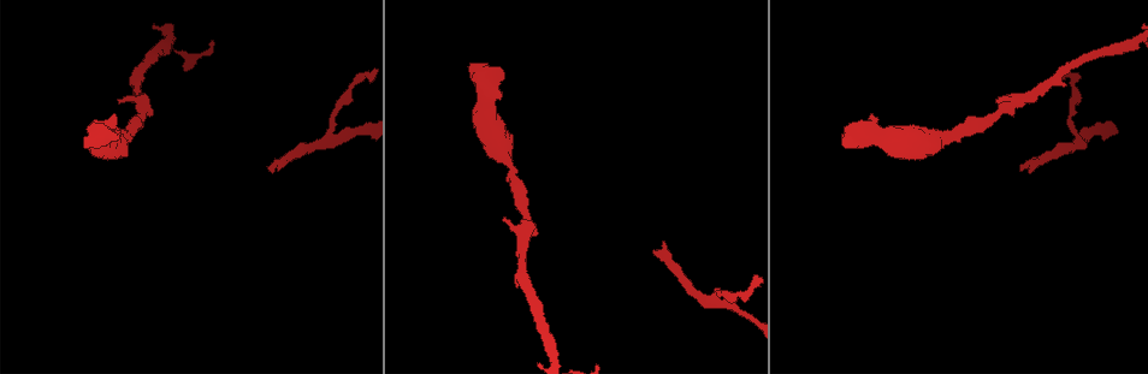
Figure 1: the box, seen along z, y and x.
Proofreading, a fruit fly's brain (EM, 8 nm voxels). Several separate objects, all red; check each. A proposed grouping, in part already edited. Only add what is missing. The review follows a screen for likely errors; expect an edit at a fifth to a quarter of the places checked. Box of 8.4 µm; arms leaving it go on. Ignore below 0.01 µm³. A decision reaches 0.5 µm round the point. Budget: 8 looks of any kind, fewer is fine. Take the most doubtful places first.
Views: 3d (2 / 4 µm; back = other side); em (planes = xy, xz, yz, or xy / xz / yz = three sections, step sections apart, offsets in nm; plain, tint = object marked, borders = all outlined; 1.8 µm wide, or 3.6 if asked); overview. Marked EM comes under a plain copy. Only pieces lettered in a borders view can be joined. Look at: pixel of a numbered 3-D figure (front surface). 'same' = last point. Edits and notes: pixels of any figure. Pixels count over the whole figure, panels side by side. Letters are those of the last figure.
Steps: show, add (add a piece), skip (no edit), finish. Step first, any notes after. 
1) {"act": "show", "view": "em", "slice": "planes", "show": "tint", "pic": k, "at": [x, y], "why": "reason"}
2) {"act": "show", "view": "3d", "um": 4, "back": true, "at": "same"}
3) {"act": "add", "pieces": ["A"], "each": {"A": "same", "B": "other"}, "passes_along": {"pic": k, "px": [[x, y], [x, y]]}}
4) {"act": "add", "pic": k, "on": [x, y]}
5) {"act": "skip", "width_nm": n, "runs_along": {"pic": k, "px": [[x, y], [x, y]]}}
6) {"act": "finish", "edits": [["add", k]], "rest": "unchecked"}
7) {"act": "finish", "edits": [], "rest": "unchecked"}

{"act": "show", "view": "3d", "um": 2, "pic": 1, "at": [275, 168], "why": "an open end"}

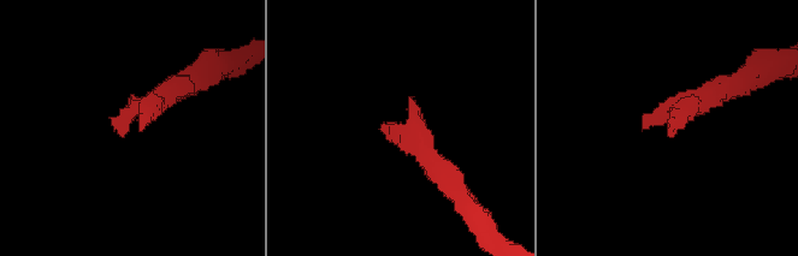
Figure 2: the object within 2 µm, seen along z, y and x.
{"act": "show", "view": "em", "slice": "planes", "show": "borders", "pic": 2, "at": [140, 127], "why": "now the EM"}

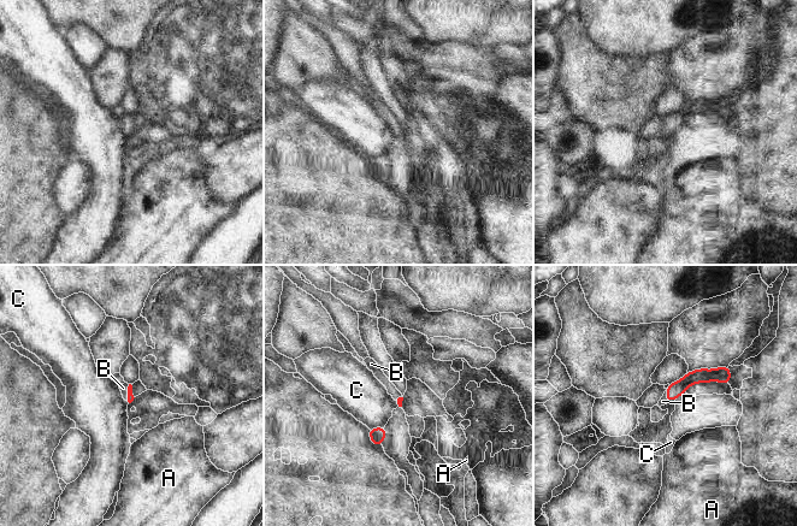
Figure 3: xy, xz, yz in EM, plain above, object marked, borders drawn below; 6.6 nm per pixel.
{"act": "add", "pic": 3, "on": [123, 388], "longest_contact_nm": ["C", 110], "each": {"A": "other", "B": "same", "C": "other"}, "found": "it goes on there"}

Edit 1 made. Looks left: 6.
{"act": "show", "view": "overview", "why": "see it whole again"}

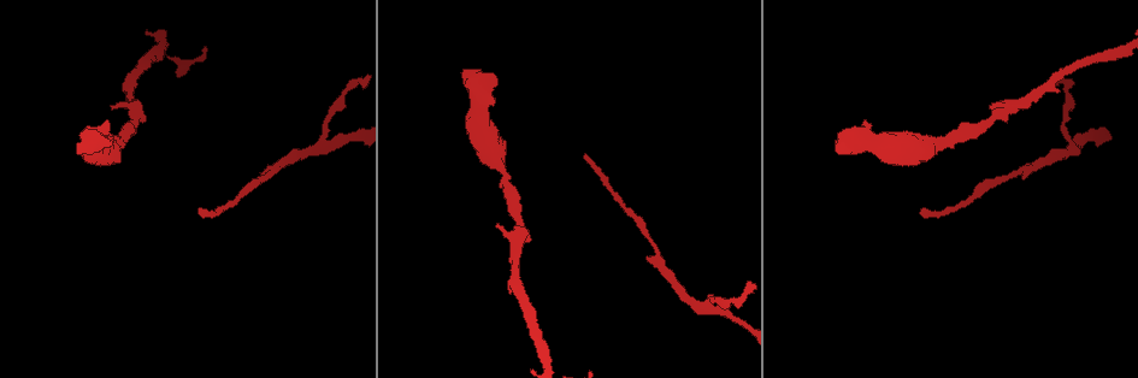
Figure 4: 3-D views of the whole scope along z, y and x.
{"act": "show", "view": "em", "slice": "planes", "show": "tint", "pic": 4, "at": [838, 154], "why": "stops while still wide"}

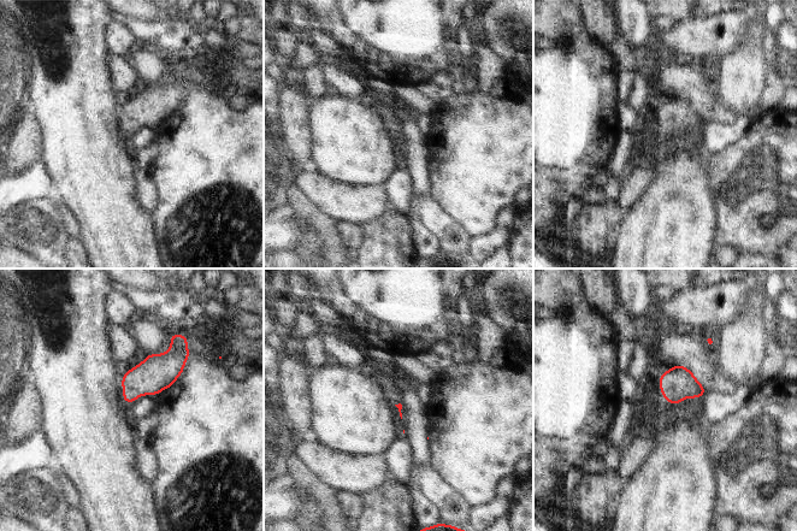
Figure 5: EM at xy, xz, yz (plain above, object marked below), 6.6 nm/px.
{"act": "show", "view": "em", "slice": "planes", "show": "borders", "at": "same", "why": "see the neighbours"}

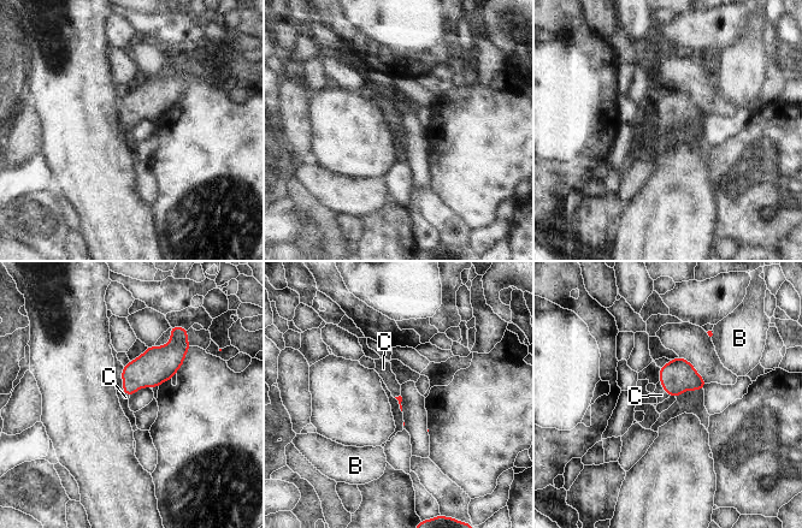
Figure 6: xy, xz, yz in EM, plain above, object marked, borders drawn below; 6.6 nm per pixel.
{"act": "add", "pic": 6, "on": [661, 395], "each": {"B": "other", "C": "same"}, "passes_along": {"pic": 6, "px": [[677, 375], [664, 389], [661, 395]]}, "found": "the cell continues"}

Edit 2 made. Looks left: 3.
{"act": "show", "view": "em", "slice": "xz", "step": 16, "show": "tint", "pic": 4, "at": [995, 108], "why": "branch stops here"}

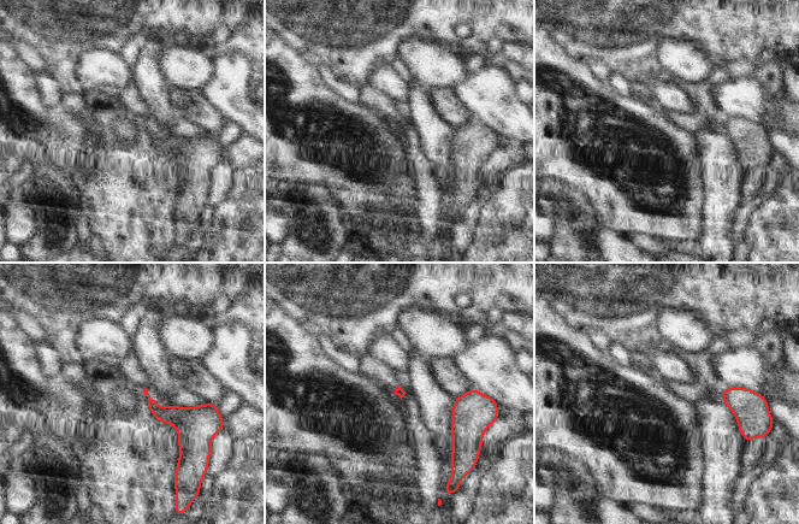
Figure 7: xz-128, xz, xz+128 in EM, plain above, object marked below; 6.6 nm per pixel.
{"act": "show", "view": "em", "slice": "planes", "show": "tint", "at": "same", "why": "cut it another way"}

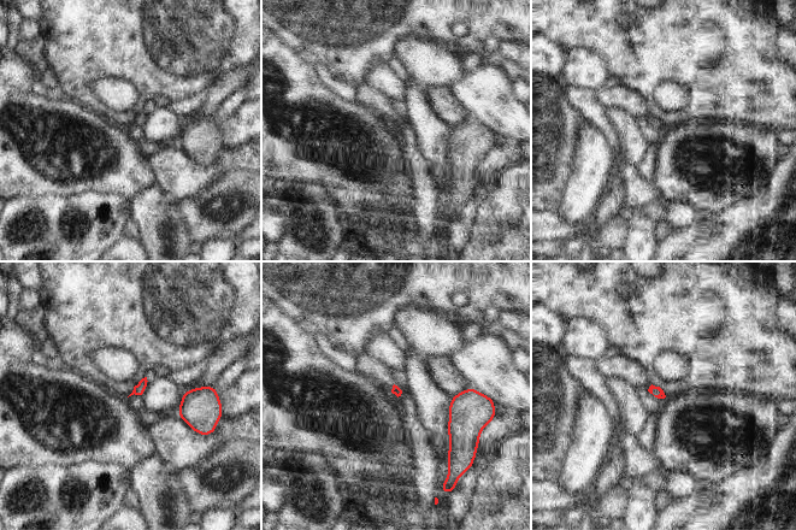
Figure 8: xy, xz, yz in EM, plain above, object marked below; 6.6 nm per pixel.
{"act": "show", "view": "em", "slice": "planes", "show": "borders", "at": "same", "why": "what lies round it"}

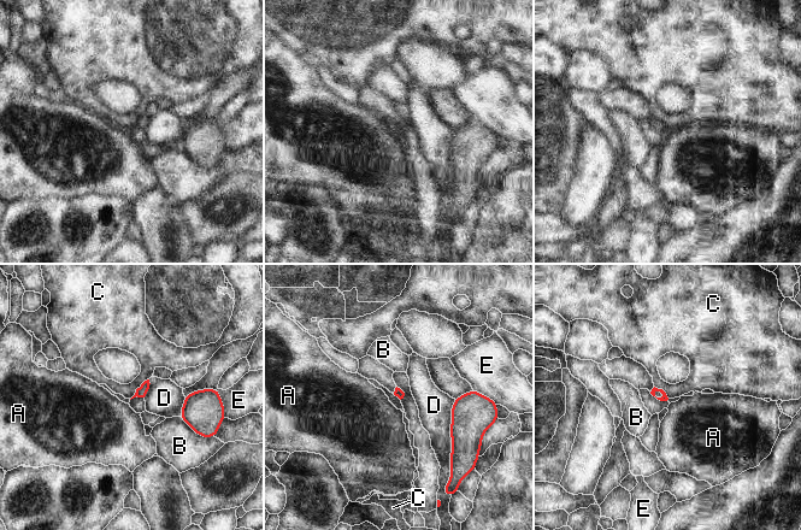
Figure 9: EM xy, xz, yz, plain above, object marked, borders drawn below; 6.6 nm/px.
{"act": "skip", "each": {"A": "other", "B": "other", "C": "other", "D": "other", "E": "other"}, "border": {"pic": 9, "px": [[148, 378], [136, 389], [130, 399]]}, "found": "no lettered piece goes on from it"}

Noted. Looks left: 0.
{"act": "finish", "edits": [["add", 3], ["add", 6]], "rest": "unchecked"}

